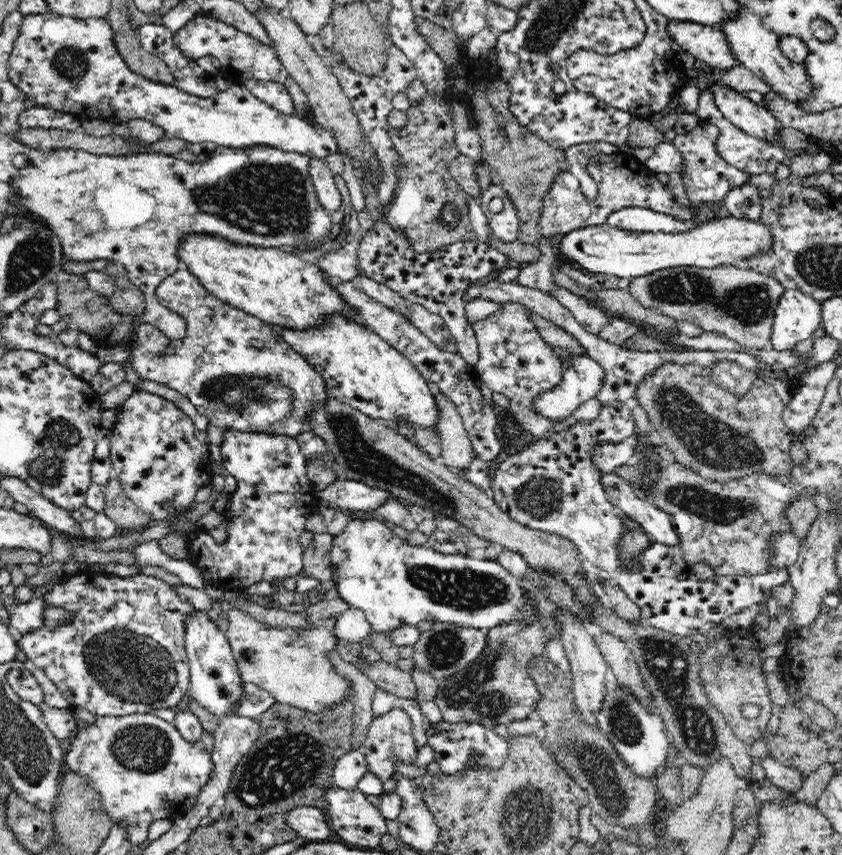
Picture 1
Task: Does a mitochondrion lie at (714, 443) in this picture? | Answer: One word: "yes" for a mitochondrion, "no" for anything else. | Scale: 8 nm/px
yes

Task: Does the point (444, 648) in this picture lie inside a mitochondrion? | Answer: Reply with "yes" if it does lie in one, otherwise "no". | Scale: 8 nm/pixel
yes

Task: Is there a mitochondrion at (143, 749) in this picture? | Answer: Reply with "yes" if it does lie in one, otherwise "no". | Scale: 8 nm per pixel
yes

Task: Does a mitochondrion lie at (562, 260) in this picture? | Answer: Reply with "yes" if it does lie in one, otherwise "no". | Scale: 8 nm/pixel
no

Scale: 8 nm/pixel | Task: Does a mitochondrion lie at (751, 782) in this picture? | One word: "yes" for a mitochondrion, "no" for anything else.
no

